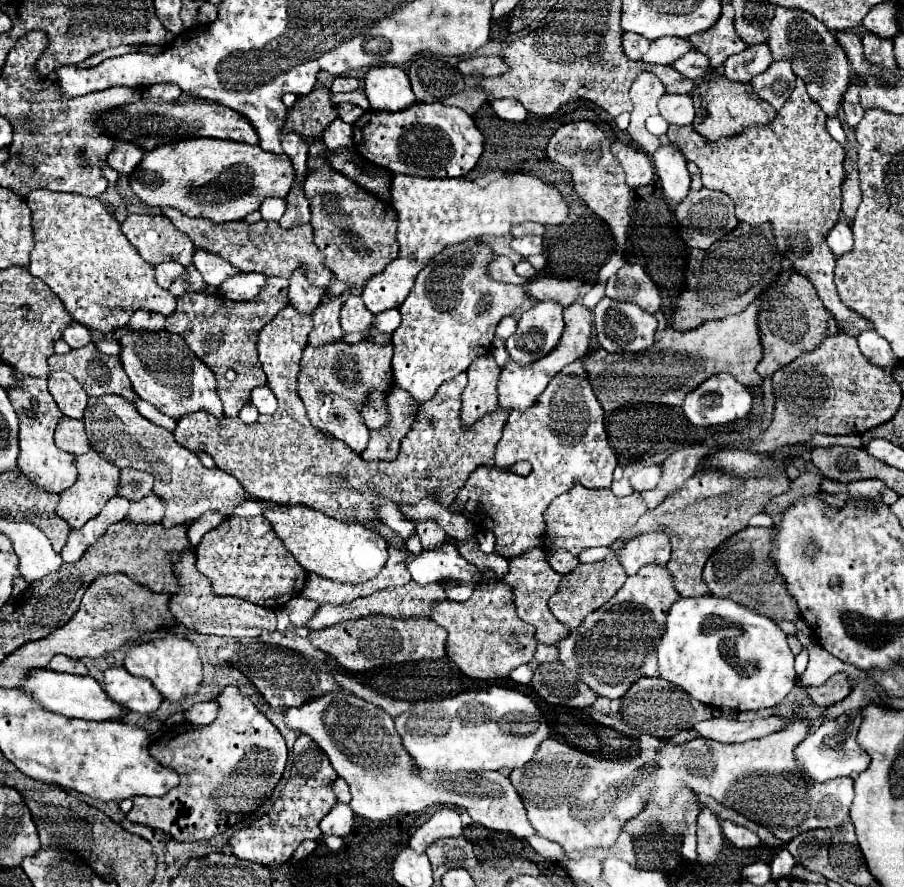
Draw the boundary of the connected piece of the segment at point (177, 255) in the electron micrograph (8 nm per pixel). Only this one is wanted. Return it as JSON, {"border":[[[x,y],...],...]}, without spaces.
{"border":[[[164,214],[158,216],[128,216],[122,222],[122,232],[130,240],[130,244],[138,250],[138,254],[150,262],[150,264],[162,264],[162,262],[180,262],[182,266],[192,264],[192,256],[196,252],[194,242],[188,234],[182,234]]]}

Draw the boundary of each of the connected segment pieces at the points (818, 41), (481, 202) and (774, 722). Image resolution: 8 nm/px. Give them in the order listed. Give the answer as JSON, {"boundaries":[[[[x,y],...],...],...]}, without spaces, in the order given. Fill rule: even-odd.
{"boundaries":[[[[776,6],[776,14],[768,26],[768,46],[772,52],[772,60],[788,60],[796,78],[804,80],[812,102],[816,102],[826,116],[840,118],[842,114],[842,98],[850,84],[850,66],[844,50],[836,42],[836,36],[828,26],[818,22],[812,14],[806,14],[800,8],[784,8]]],[[[524,172],[502,174],[486,188],[480,188],[478,184],[464,178],[438,180],[396,174],[392,176],[390,196],[392,206],[398,214],[396,238],[400,244],[400,252],[398,258],[392,260],[384,268],[384,272],[370,278],[362,290],[362,300],[372,314],[398,308],[410,294],[416,274],[448,246],[478,238],[482,242],[504,238],[514,226],[522,222],[558,226],[568,218],[568,204],[564,202],[556,186]]],[[[710,718],[704,722],[698,722],[694,726],[696,736],[718,740],[718,742],[746,742],[754,738],[764,738],[768,734],[774,734],[776,730],[784,730],[788,726],[788,718],[766,718],[766,720],[752,720],[752,722],[740,722],[736,718]]]]}

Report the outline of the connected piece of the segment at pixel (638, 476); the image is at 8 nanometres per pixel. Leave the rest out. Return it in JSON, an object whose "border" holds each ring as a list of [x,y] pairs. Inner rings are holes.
{"border":[[[656,464],[656,466],[648,466],[648,468],[638,470],[630,478],[630,484],[636,492],[644,492],[644,490],[652,490],[658,484],[658,478],[660,478],[660,466]]]}

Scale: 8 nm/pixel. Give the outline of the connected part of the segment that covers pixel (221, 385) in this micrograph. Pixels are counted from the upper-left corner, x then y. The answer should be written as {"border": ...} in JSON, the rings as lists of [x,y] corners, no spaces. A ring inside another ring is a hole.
{"border":[[[268,278],[262,292],[250,302],[236,302],[222,296],[204,296],[186,292],[176,298],[176,312],[166,318],[166,330],[182,336],[188,348],[216,374],[216,388],[224,404],[226,416],[236,416],[244,404],[250,402],[250,394],[256,386],[266,384],[266,374],[258,362],[256,338],[264,324],[268,324],[284,306],[288,306],[288,282],[286,278]],[[226,370],[236,370],[236,380],[226,380]]]}

